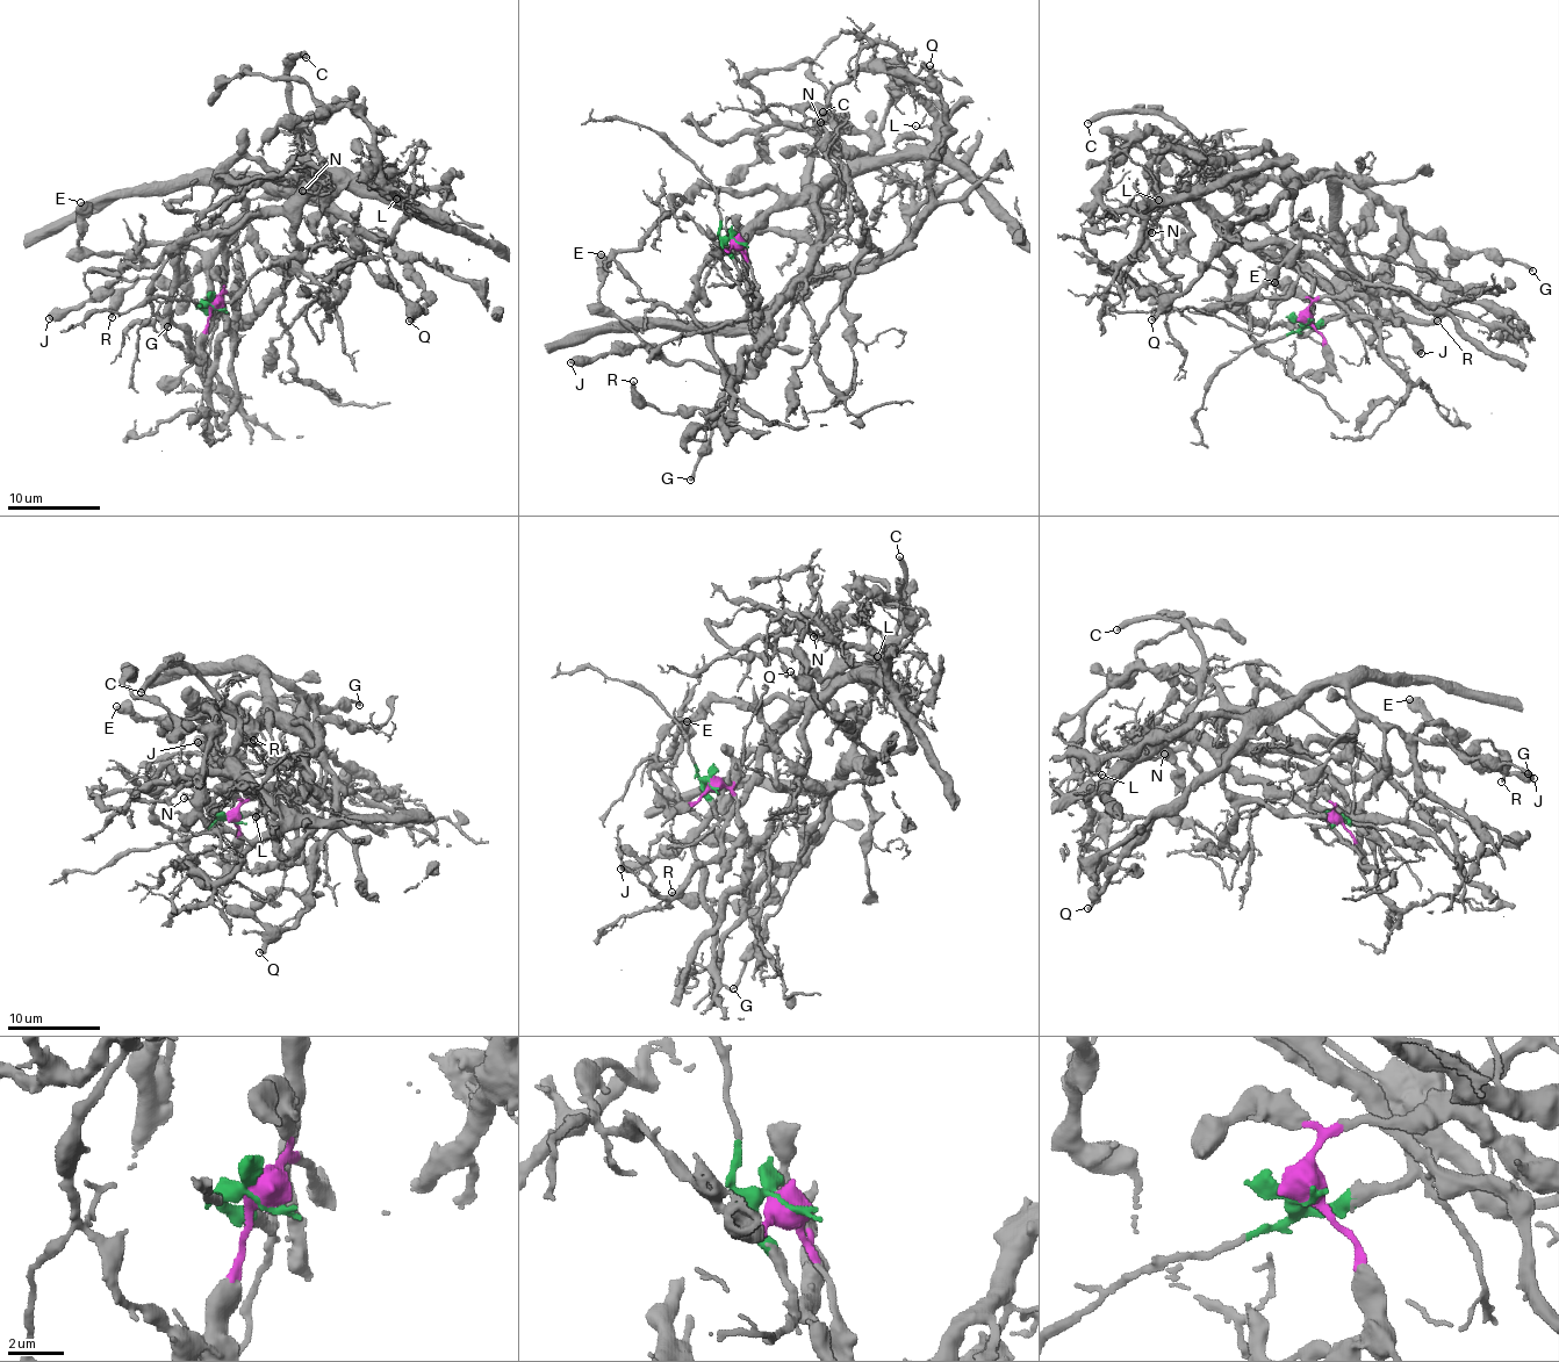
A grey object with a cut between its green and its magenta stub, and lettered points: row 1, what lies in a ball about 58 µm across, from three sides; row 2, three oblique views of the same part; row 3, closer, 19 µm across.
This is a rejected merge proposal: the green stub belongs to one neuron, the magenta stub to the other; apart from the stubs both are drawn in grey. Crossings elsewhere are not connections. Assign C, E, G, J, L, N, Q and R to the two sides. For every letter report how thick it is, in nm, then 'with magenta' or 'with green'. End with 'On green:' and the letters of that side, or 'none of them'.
C: calibre 380 nm; with green
E: calibre 600 nm; with magenta
G: calibre 280 nm; with magenta
J: calibre 550 nm; with magenta
L: calibre 100 nm; with green
N: calibre 180 nm; with green
Q: calibre 360 nm; with magenta
R: calibre 260 nm; with magenta
On green: C, L, N

